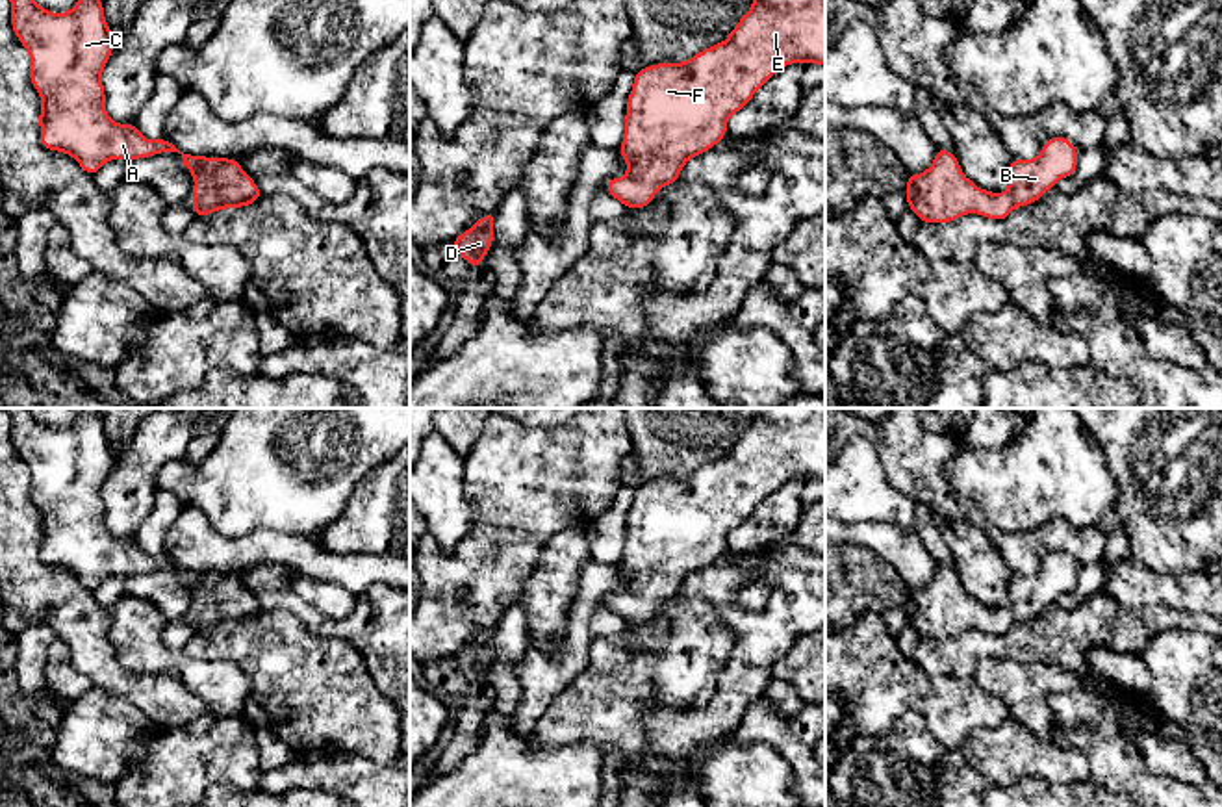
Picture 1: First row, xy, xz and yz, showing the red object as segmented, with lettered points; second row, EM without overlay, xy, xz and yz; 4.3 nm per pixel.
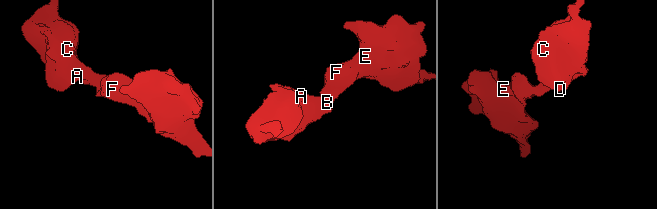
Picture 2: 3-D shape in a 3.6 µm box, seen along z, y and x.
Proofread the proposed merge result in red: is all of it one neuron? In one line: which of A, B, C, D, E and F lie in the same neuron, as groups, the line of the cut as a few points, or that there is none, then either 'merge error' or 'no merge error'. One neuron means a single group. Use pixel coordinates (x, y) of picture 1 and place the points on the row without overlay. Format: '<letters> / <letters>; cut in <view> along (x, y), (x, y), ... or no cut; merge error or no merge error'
A B C D E F; no cut; no merge error

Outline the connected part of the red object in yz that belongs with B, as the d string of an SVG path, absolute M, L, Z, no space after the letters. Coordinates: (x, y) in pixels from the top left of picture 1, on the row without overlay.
M1050 553L1035 575L1012 573L1009 605L992 608L964 592L953 566L936 564L927 586L907 592L907 623L920 638L946 640L966 629L1003 636L1016 621L1031 621L1076 584L1077 562L1068 553Z

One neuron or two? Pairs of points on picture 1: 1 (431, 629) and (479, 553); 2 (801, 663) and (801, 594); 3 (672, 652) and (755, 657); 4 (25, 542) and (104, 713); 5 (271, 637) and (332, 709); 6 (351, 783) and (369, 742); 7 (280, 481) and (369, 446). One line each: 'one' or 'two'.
1: one
2: two
3: two
4: two
5: one
6: two
7: one

